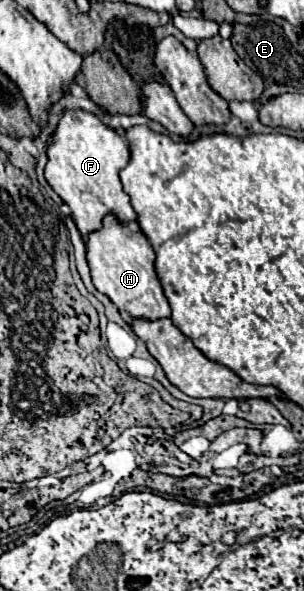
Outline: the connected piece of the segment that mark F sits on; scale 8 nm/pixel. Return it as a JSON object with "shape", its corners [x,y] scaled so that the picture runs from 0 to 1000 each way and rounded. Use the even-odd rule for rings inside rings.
{"shape":[[[214,184],[207,188],[181,225],[155,239],[148,303],[168,313],[168,320],[227,347],[234,367],[240,367],[240,374],[247,374],[247,381],[273,401],[286,401],[299,391],[326,387],[332,371],[352,360],[385,360],[405,374],[451,371],[451,364],[424,343],[424,330],[405,323],[398,306],[391,306],[391,286],[405,286],[418,279],[418,272],[424,272],[418,242],[365,215],[339,212],[339,205],[313,191],[293,191],[280,184]]]}

